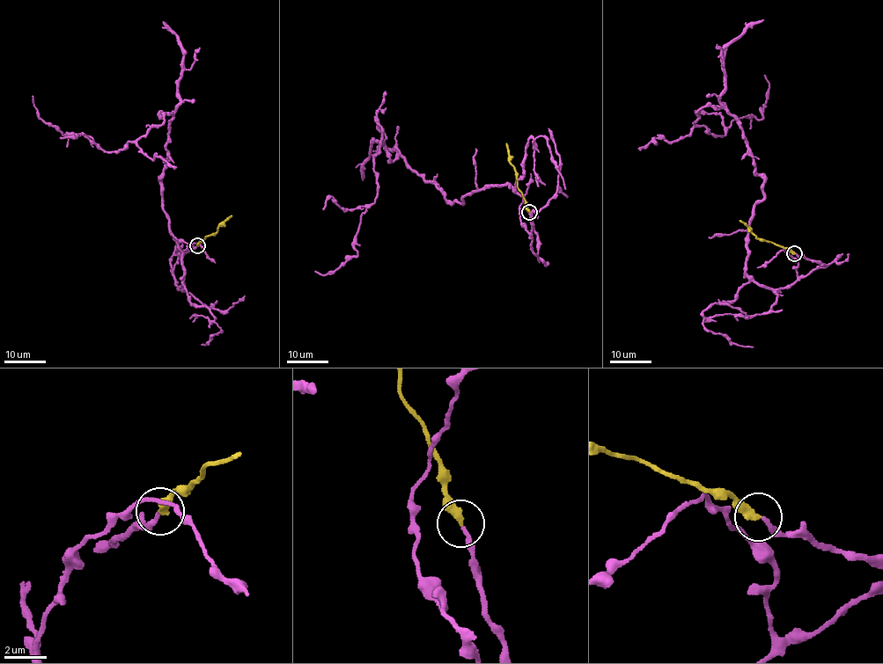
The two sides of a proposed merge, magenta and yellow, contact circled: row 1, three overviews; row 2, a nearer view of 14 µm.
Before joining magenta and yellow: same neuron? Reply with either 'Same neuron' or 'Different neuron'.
Same neuron

